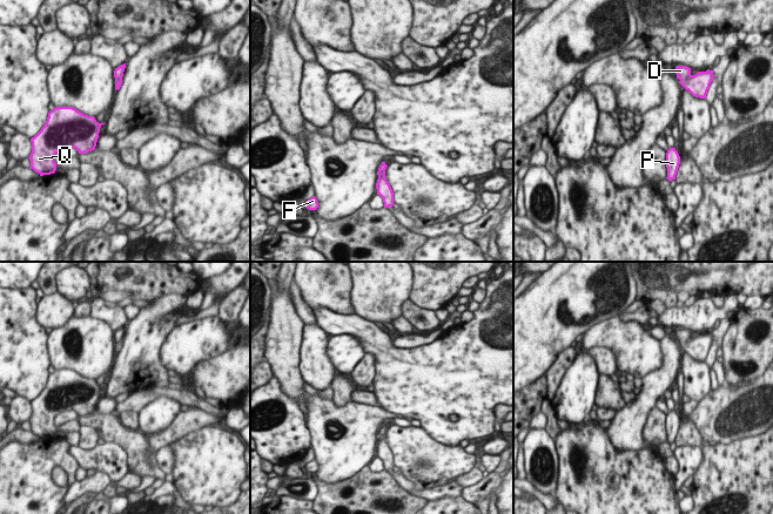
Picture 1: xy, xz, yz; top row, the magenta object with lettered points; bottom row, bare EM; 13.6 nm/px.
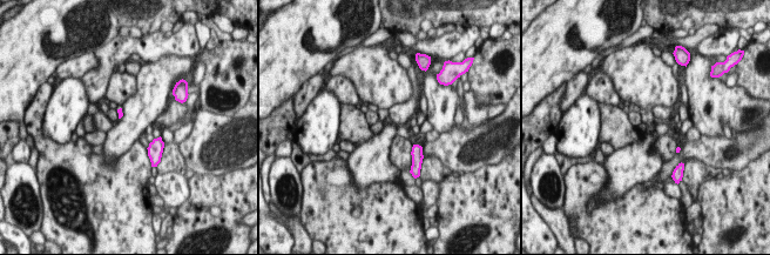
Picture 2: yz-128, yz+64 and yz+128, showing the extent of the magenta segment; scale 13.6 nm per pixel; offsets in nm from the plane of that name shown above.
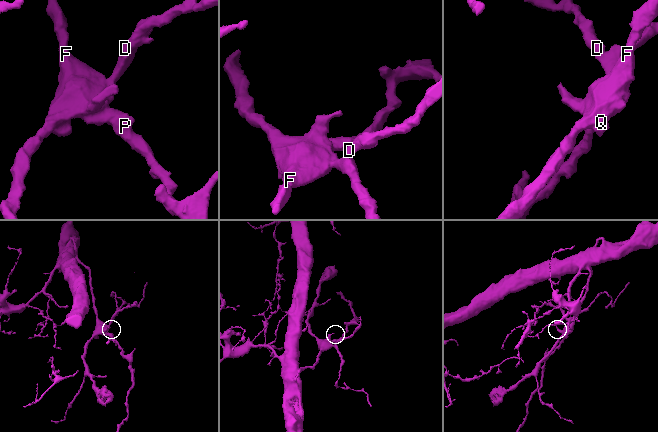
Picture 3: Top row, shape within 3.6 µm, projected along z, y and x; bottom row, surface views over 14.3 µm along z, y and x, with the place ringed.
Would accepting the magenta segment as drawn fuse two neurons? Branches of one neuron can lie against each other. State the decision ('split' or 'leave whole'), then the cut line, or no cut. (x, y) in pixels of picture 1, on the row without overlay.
leave whole; cut none

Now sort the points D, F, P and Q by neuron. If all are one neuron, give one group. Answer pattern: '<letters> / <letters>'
D F P Q

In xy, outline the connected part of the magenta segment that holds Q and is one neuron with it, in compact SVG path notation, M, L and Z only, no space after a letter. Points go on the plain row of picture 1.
M73 370L54 371L41 393L31 401L31 432L40 439L51 438L56 433L54 418L59 413L75 411L79 417L94 413L102 387Z

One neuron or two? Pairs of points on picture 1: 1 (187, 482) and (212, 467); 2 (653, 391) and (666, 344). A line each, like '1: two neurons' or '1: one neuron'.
1: one neuron
2: one neuron

